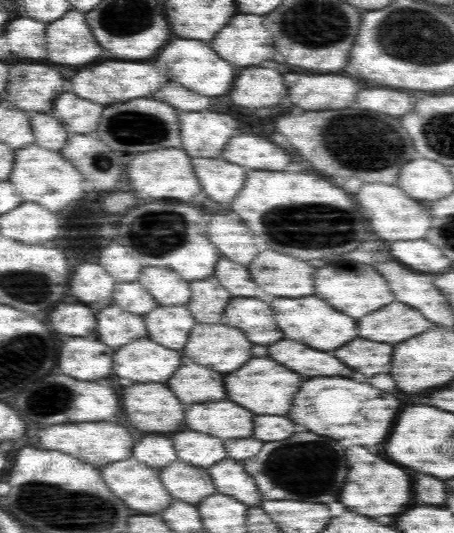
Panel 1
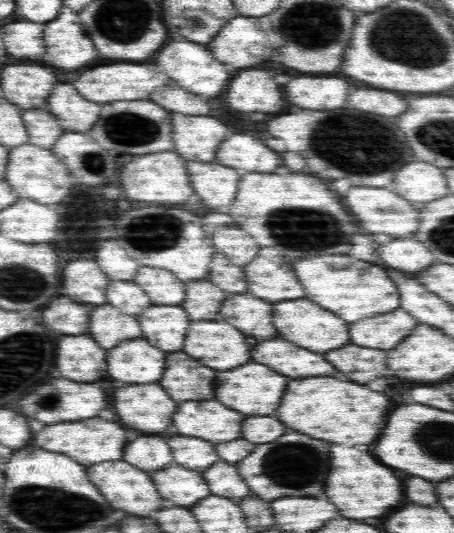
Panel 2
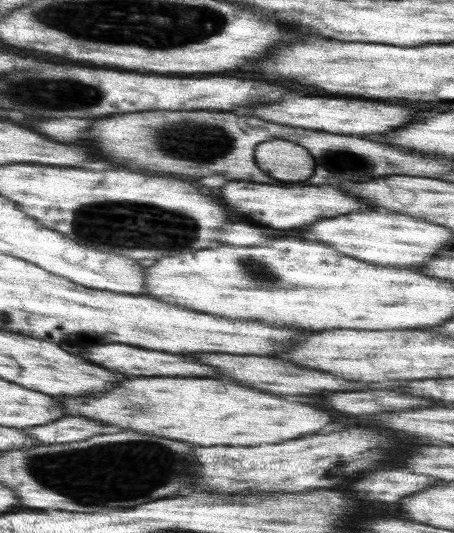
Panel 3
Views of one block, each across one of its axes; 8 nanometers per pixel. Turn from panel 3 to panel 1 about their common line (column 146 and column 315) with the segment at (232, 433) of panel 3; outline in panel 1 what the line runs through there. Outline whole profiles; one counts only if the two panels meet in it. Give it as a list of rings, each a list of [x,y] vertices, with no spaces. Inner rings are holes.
[[[312,378],[306,380],[296,392],[294,404],[290,408],[292,422],[314,430],[320,436],[330,436],[334,440],[352,440],[352,446],[370,446],[382,442],[398,416],[400,402],[392,394],[386,394],[370,384],[360,384],[350,378]]]

